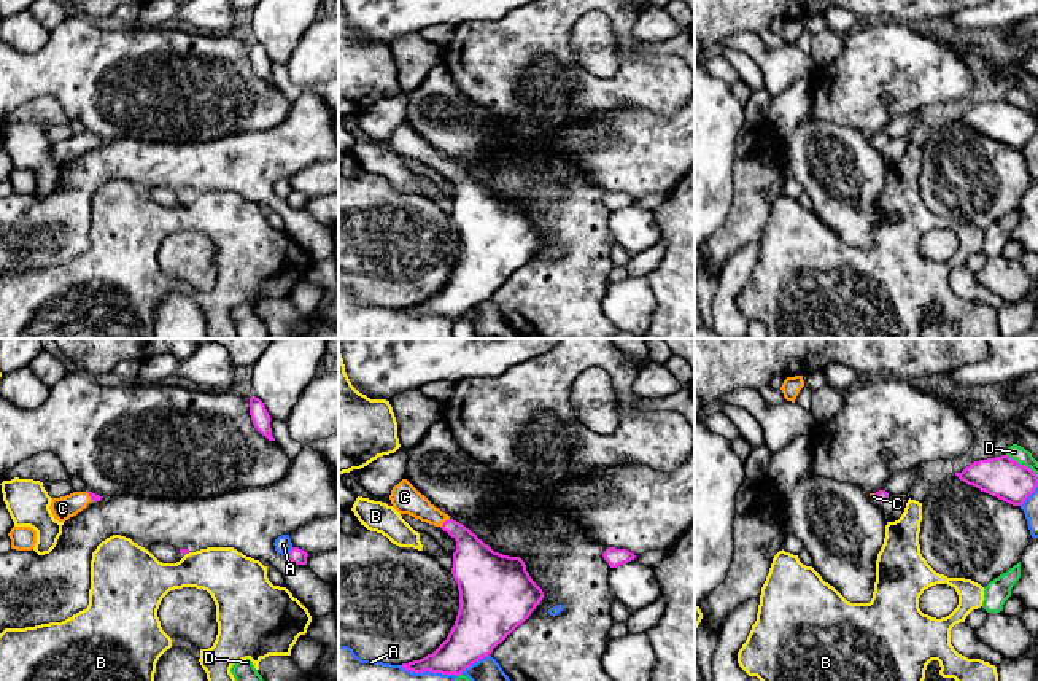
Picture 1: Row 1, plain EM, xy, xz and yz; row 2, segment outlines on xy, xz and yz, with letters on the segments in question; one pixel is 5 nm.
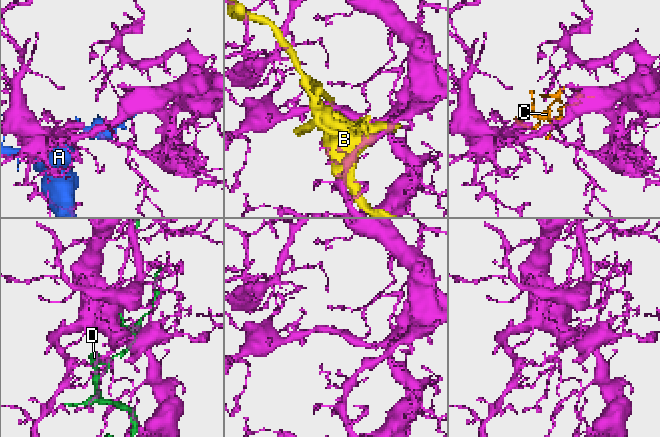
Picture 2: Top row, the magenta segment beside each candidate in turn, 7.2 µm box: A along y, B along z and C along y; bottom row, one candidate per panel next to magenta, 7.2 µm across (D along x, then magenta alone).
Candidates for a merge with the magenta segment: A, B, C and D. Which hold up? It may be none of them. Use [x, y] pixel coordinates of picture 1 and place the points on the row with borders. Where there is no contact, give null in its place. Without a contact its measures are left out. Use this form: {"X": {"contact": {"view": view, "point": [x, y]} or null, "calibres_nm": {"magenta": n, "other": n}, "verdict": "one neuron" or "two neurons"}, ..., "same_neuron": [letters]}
{"A": {"contact": {"view": "xz", "point": [444, 673]}, "calibres_nm": {"magenta": 240, "other": 80}, "verdict": "two neurons"}, "B": {"contact": {"view": "xy", "point": [186, 552]}, "calibres_nm": {"magenta": 30, "other": 260}, "verdict": "two neurons"}, "C": {"contact": {"view": "xz", "point": [444, 522]}, "calibres_nm": {"magenta": 200, "other": 150}, "verdict": "one neuron"}, "D": {"contact": {"view": "yz", "point": [1022, 465]}, "calibres_nm": {"magenta": 200, "other": 80}, "verdict": "two neurons"}, "same_neuron": ["C"]}

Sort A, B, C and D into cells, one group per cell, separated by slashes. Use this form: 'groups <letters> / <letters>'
groups A / B / C / D

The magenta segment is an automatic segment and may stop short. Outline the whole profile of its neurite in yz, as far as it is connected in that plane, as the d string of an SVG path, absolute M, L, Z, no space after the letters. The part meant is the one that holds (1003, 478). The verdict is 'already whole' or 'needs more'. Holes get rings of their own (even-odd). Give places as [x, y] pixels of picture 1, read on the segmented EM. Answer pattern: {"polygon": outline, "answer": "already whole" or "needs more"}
{"polygon": "M1008 455L974 461L955 476L1013 506L1022 506L1038 487L1036 474Z", "answer": "already whole"}

